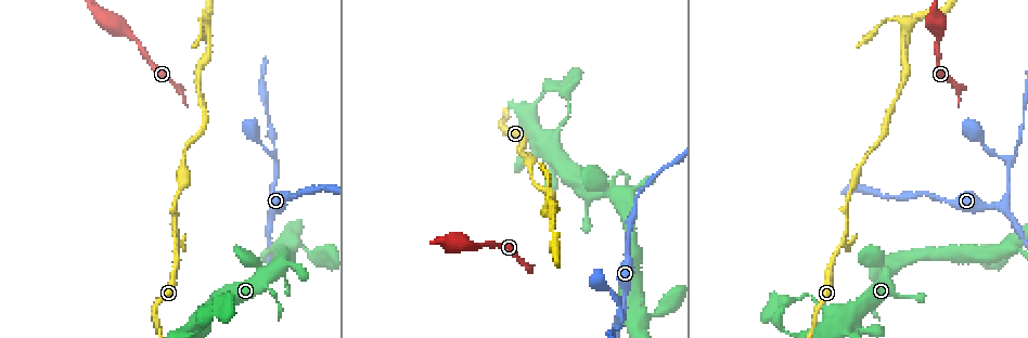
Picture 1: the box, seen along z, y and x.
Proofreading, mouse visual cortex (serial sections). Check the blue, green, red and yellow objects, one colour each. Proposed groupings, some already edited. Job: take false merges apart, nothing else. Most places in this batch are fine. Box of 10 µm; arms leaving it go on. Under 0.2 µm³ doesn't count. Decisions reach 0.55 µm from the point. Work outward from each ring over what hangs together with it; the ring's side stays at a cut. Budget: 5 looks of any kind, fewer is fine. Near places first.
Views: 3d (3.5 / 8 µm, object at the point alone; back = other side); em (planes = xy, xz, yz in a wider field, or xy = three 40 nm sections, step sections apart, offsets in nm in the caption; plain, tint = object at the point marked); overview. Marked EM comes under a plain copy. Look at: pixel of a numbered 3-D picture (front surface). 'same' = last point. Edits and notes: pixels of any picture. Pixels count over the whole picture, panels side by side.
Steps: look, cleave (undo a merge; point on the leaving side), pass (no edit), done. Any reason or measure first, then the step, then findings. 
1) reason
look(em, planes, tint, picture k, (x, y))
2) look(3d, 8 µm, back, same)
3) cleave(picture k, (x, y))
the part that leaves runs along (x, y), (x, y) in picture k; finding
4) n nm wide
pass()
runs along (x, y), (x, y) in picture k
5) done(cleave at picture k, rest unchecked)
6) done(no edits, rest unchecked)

abrupt turn
look(3d, 3.5 µm, picture 1, (274, 161))

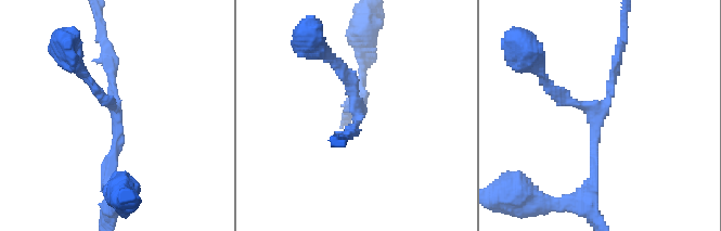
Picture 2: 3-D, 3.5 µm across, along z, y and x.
look(em, xy, step 1, tint, picture 2, (113, 111))

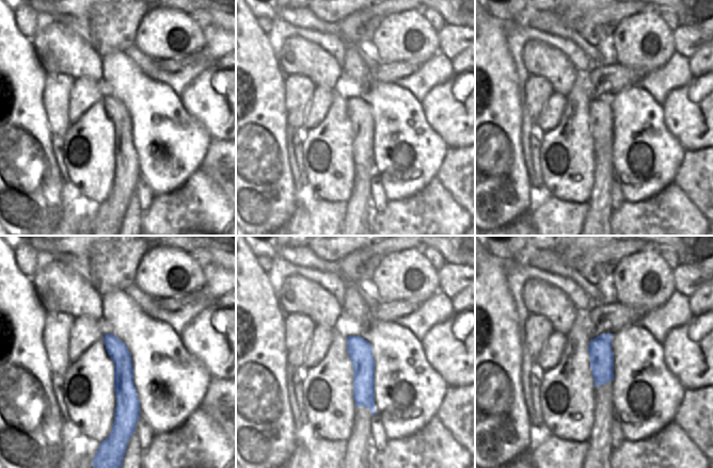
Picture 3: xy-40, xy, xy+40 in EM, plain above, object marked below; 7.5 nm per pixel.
180 nm wide
pass()
runs along (591, 182), (600, 112), (543, 78) in picture 2; one cell here

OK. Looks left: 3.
thin arm on a thick one
look(3d, 3.5 µm, picture 1, (291, 242))

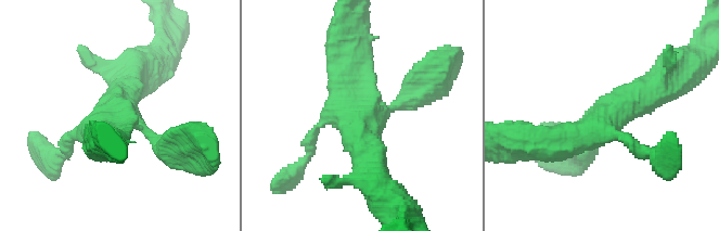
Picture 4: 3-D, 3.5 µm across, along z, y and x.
4 arms; arms of 150, 200, 450, 500 nm
look(em, xy, step 1, tint, picture 4, (118, 118))

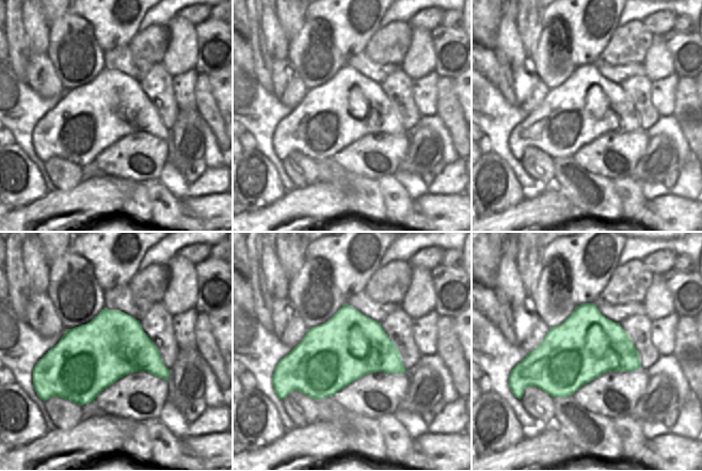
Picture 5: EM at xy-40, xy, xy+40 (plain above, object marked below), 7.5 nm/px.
pass()
runs along (346, 56), (343, 104), (360, 115), (420, 92) in picture 4; all the same cell

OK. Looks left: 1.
done(no edits, rest unchecked)

